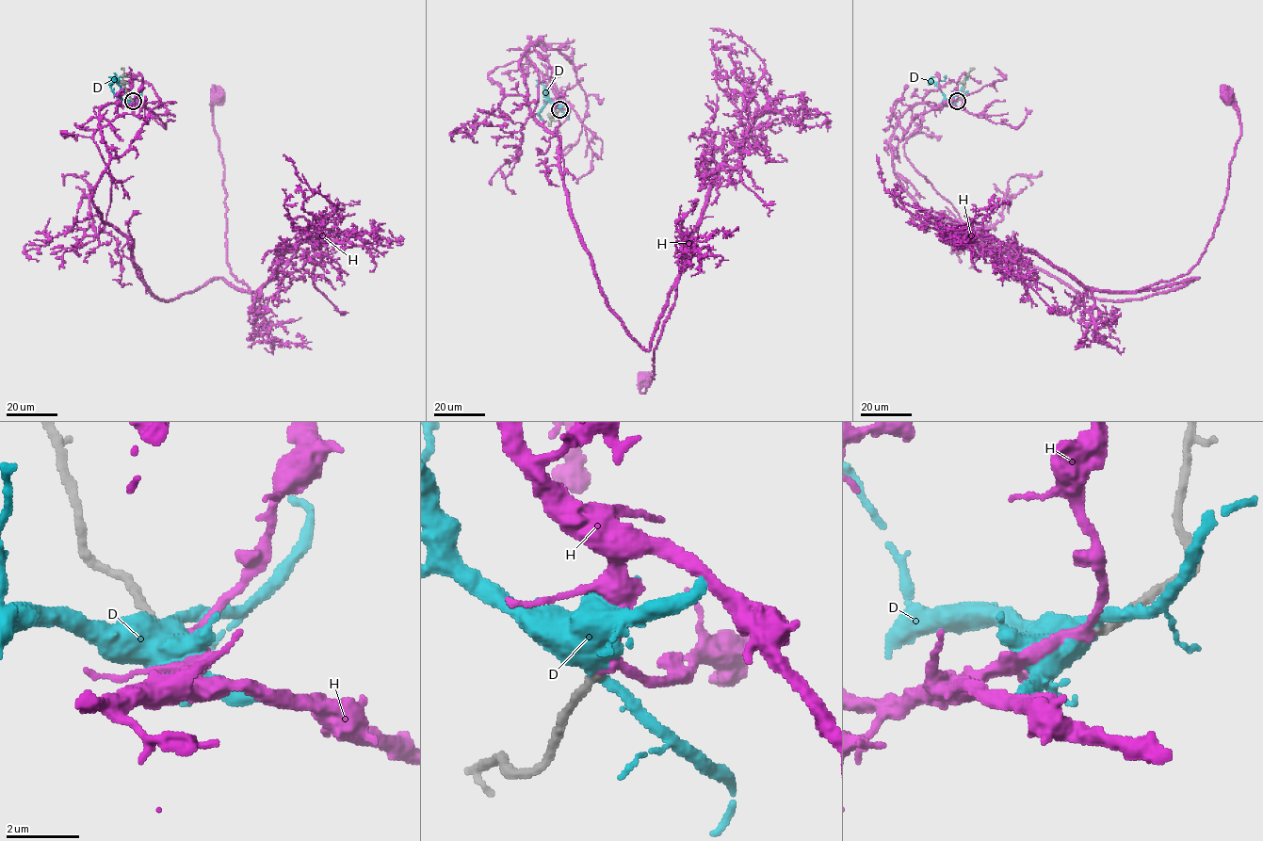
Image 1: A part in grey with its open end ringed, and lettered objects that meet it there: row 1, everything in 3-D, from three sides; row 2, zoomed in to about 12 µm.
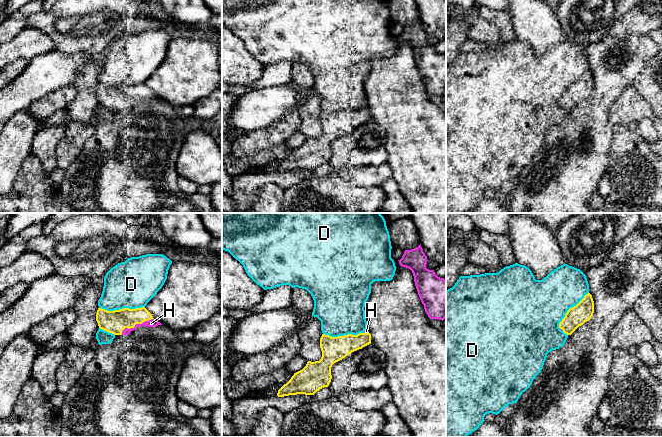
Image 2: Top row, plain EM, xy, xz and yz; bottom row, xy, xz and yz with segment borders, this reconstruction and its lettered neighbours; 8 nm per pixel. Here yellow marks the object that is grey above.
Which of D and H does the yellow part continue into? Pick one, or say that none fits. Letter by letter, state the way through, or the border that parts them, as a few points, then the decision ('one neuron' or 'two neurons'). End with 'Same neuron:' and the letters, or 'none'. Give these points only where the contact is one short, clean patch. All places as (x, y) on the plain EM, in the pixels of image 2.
D: two neurons
H: one neuron
Same neuron: H

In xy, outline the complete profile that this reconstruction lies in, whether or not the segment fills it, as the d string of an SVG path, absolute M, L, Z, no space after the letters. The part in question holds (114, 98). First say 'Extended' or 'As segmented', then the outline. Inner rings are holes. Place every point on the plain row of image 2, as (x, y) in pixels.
Extended. M145 83L123 84L114 87L98 84L96 97L100 105L114 111L128 111L136 103L140 102L156 103L162 101L153 94Z

